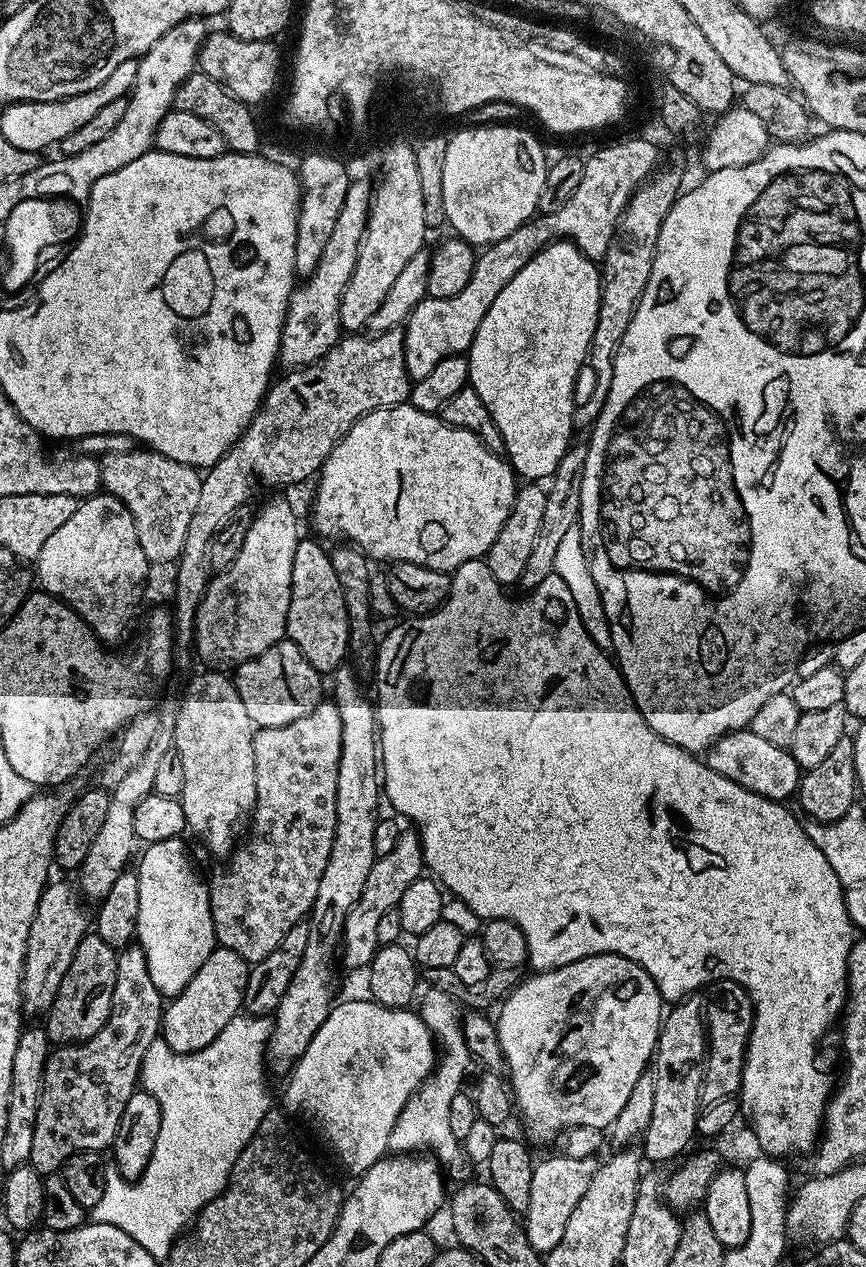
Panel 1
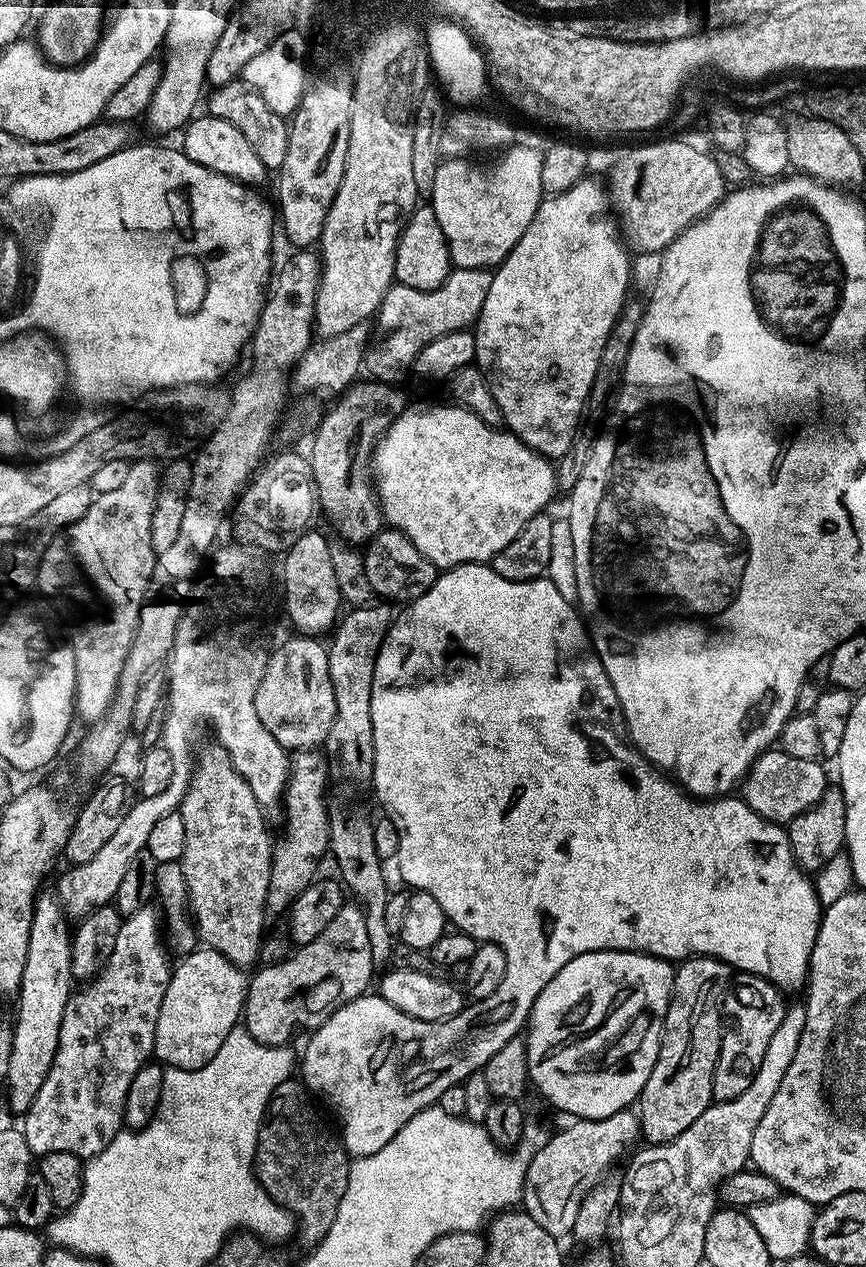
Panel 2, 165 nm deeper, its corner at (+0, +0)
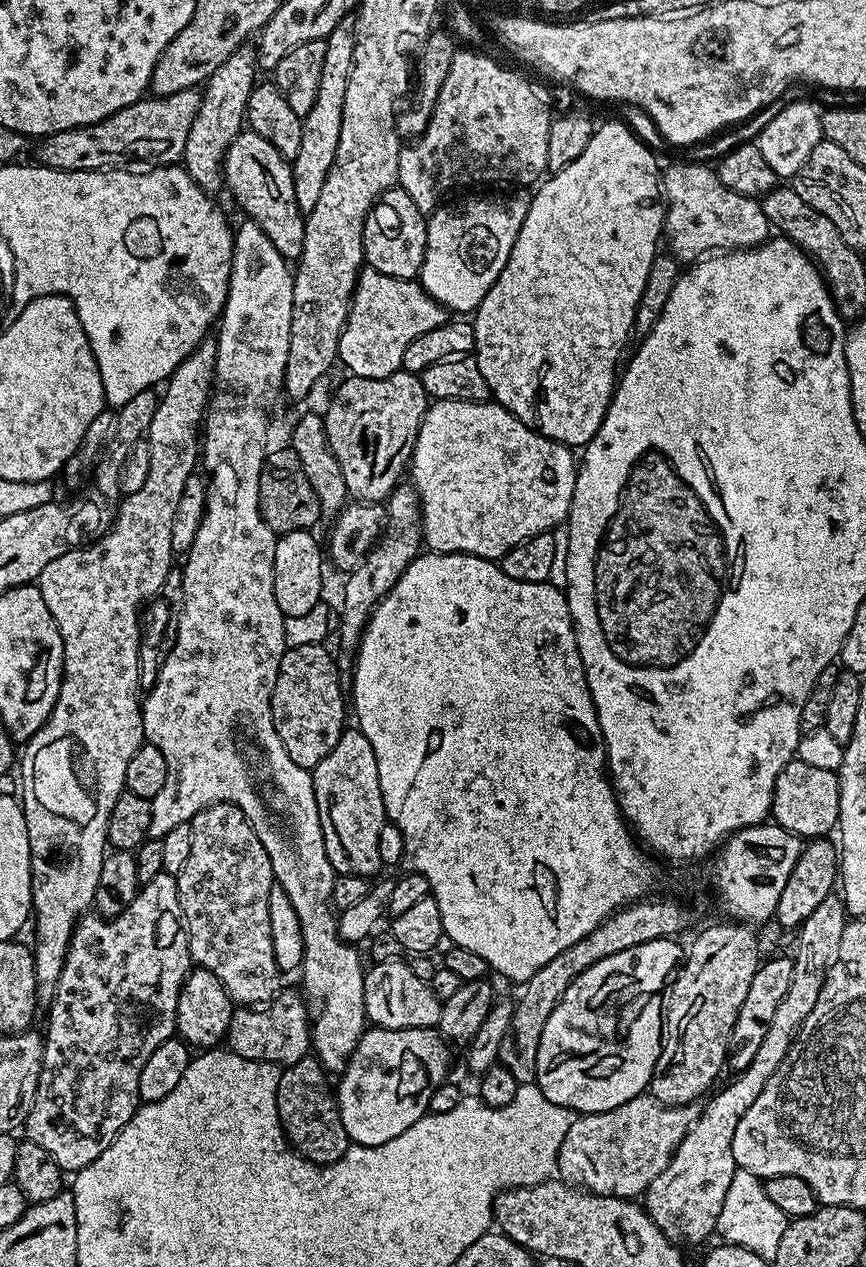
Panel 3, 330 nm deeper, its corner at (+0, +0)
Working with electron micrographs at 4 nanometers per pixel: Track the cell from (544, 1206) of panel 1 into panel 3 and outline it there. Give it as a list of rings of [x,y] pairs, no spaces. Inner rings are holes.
[[[650,1094],[635,1096],[614,1110],[583,1113],[573,1119],[570,1130],[559,1147],[557,1171],[567,1184],[581,1187],[585,1191],[600,1196],[635,1199],[643,1195],[647,1188],[666,1168],[682,1138],[687,1134],[694,1121],[699,1119],[699,1107],[693,1104],[669,1105],[658,1102]]]

